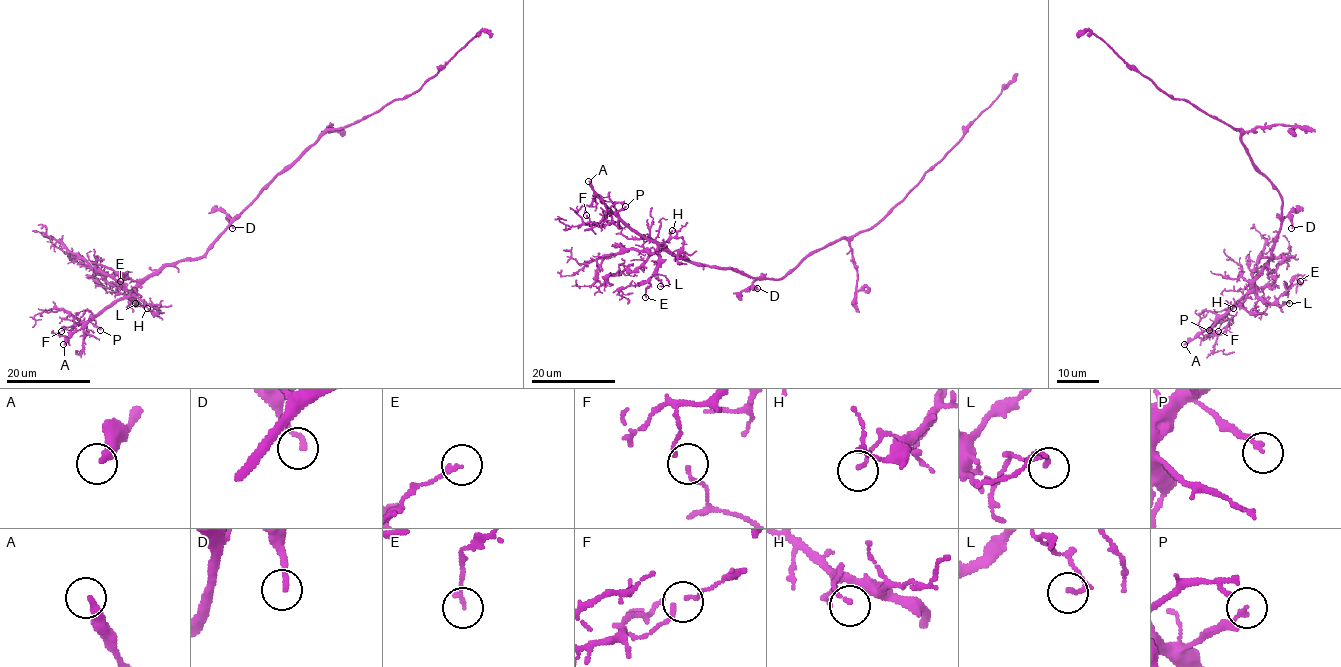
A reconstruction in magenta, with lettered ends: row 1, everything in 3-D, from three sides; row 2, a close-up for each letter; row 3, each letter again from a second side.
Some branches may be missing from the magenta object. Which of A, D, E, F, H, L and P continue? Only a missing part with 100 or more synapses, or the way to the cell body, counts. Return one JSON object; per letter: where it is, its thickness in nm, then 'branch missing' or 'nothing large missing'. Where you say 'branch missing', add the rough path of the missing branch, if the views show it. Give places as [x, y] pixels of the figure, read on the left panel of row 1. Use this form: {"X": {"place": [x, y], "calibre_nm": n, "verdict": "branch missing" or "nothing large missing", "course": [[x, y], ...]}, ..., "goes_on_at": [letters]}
{"A": {"place": [63, 344], "calibre_nm": 280, "verdict": "branch missing"}, "D": {"place": [232, 228], "calibre_nm": 170, "verdict": "nothing large missing"}, "E": {"place": [120, 281], "calibre_nm": 140, "verdict": "nothing large missing"}, "F": {"place": [61, 331], "calibre_nm": 120, "verdict": "nothing large missing"}, "H": {"place": [147, 308], "calibre_nm": 120, "verdict": "nothing large missing"}, "L": {"place": [135, 303], "calibre_nm": 180, "verdict": "nothing large missing"}, "P": {"place": [100, 330], "calibre_nm": 170, "verdict": "nothing large missing"}, "goes_on_at": ["A"]}

